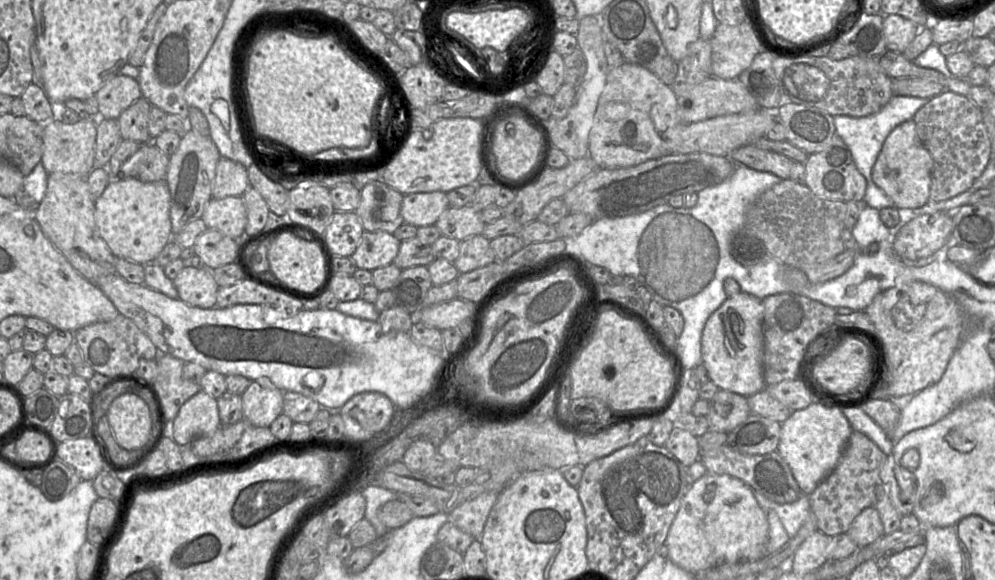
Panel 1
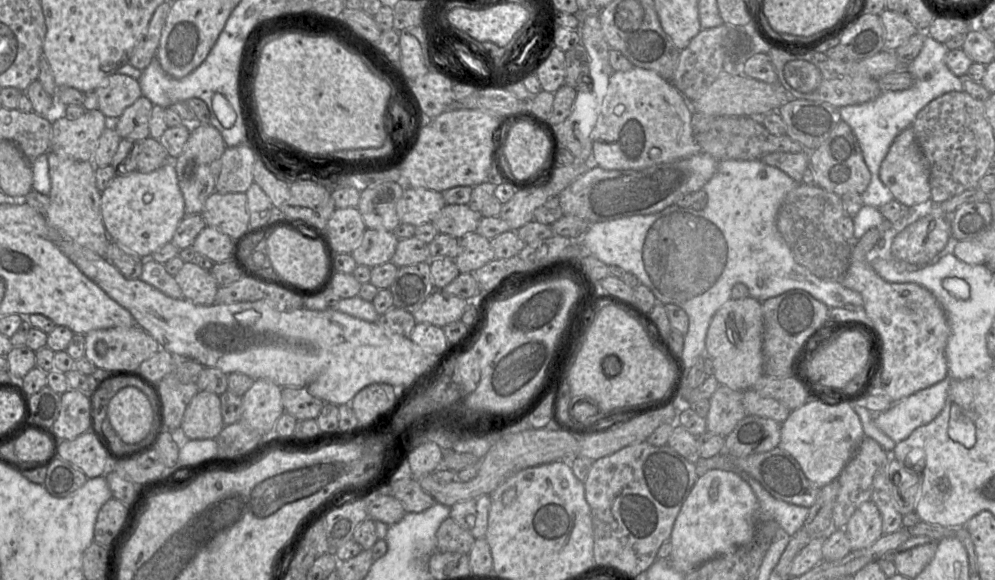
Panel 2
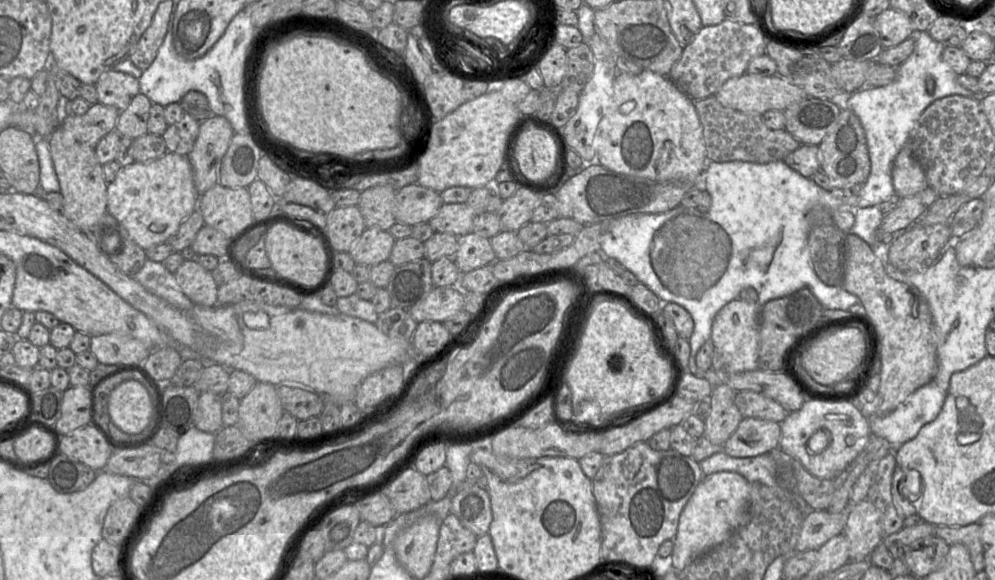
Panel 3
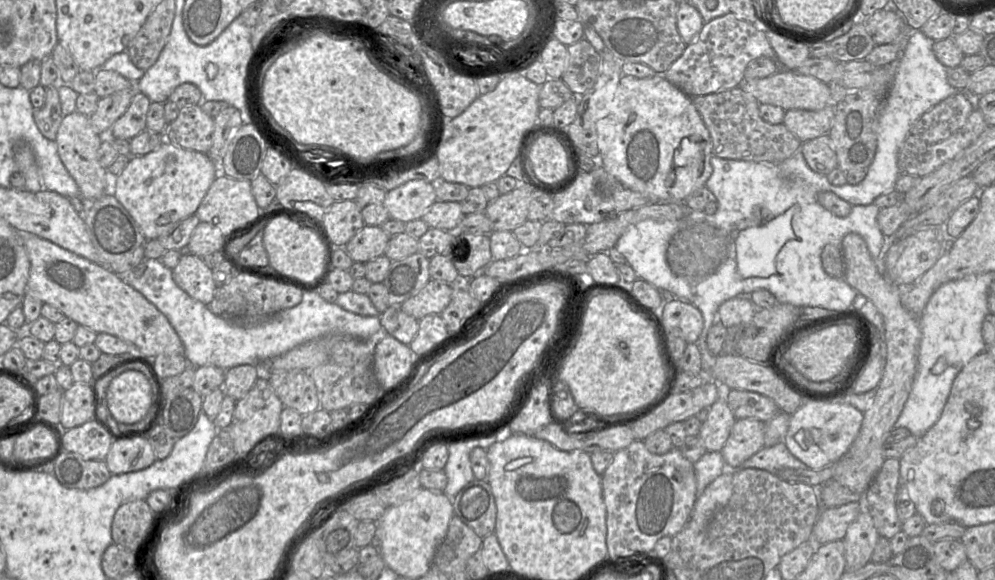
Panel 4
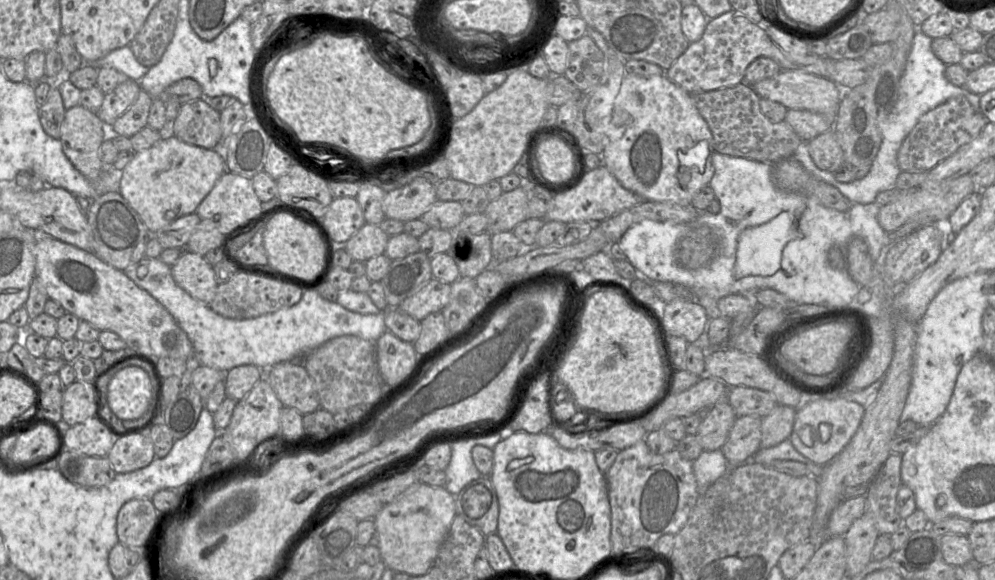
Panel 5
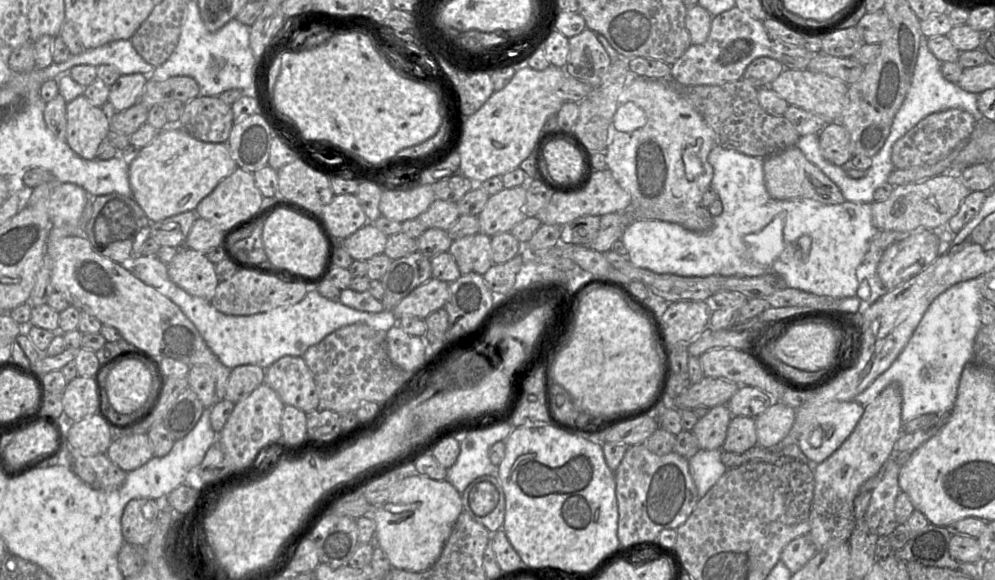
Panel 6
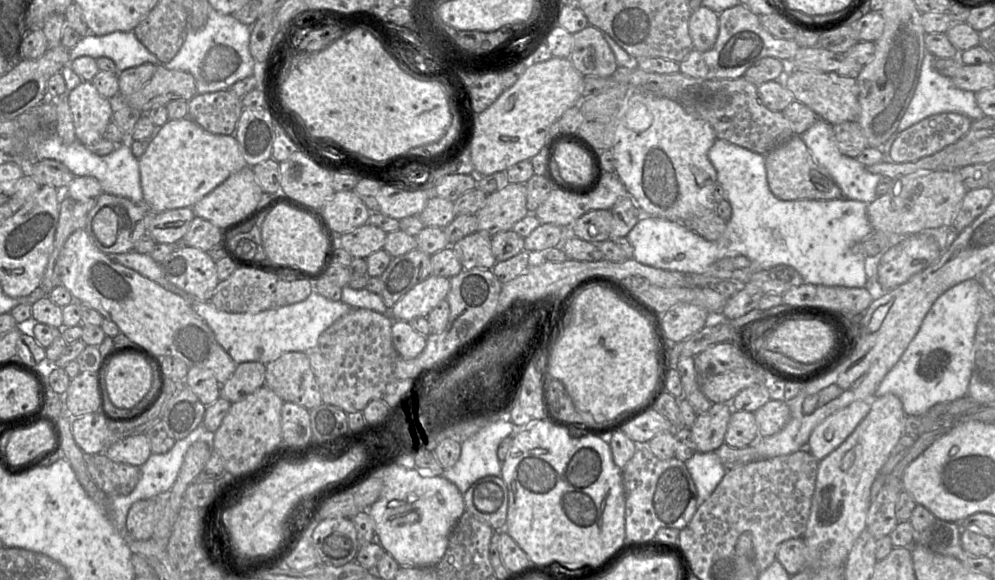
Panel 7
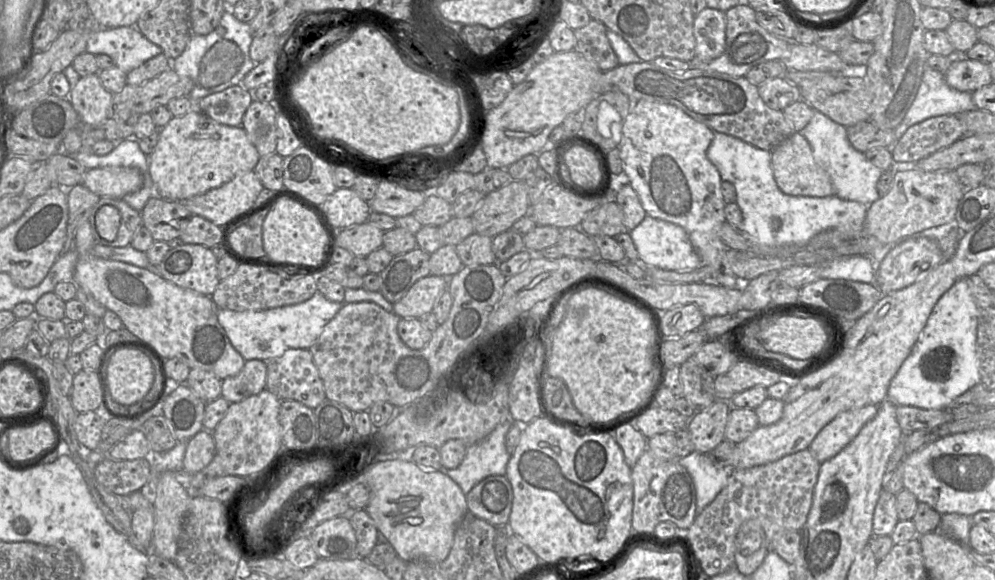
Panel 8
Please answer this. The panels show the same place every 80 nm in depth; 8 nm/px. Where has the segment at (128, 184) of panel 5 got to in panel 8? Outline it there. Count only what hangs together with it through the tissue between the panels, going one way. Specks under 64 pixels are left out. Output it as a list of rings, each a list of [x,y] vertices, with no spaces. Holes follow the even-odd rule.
[[[193,108],[183,116],[173,116],[159,130],[157,144],[148,158],[149,173],[155,186],[155,194],[163,199],[182,201],[218,188],[240,173],[254,170],[260,155],[241,126],[231,127],[219,124],[197,108]]]

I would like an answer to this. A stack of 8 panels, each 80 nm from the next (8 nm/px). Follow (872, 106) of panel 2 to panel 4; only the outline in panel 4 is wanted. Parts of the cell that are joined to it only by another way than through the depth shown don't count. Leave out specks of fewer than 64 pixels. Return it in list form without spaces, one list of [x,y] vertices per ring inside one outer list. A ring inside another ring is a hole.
[[[908,30],[908,33],[904,36],[903,54],[897,61],[891,88],[879,110],[875,155],[862,182],[857,185],[848,183],[842,186],[832,185],[826,175],[816,173],[809,168],[800,150],[786,159],[786,165],[790,165],[790,169],[800,175],[803,180],[811,185],[816,185],[816,189],[823,189],[826,192],[833,192],[837,196],[844,197],[851,201],[852,206],[872,204],[880,195],[894,191],[896,181],[901,175],[898,166],[899,151],[911,127],[925,112],[947,97],[957,93],[963,94],[974,107],[978,108],[979,95],[968,89],[958,90],[950,85],[947,80],[948,68],[934,54],[934,43],[935,41],[927,37],[921,30]]]

